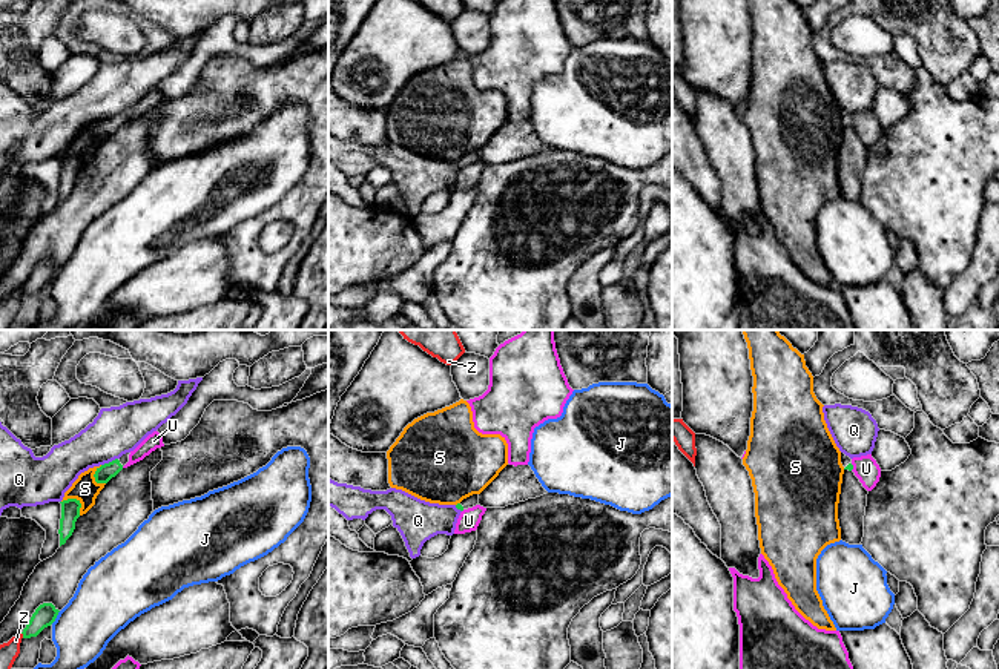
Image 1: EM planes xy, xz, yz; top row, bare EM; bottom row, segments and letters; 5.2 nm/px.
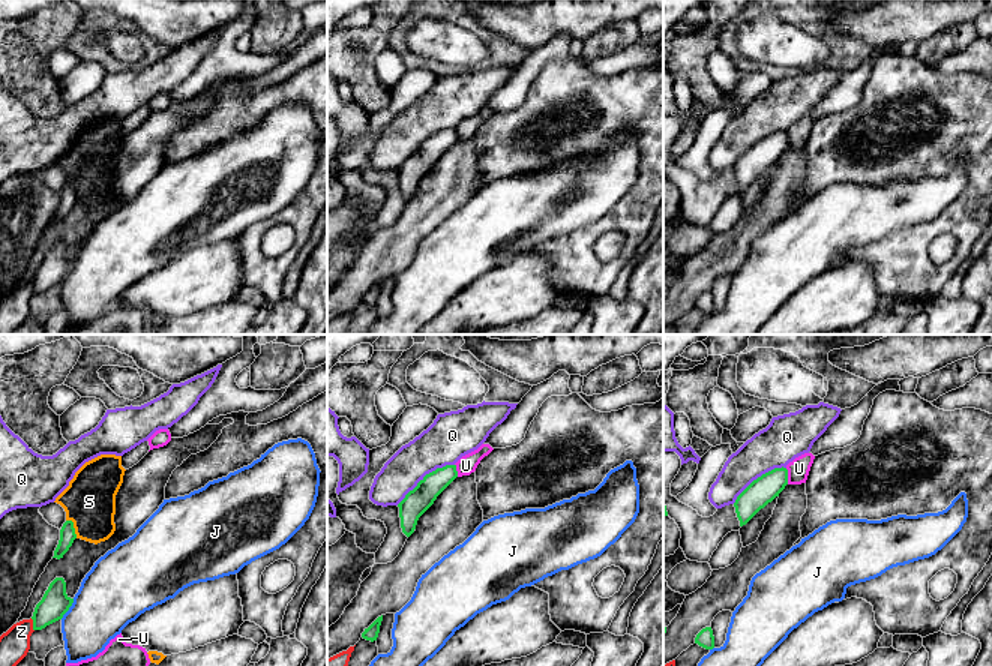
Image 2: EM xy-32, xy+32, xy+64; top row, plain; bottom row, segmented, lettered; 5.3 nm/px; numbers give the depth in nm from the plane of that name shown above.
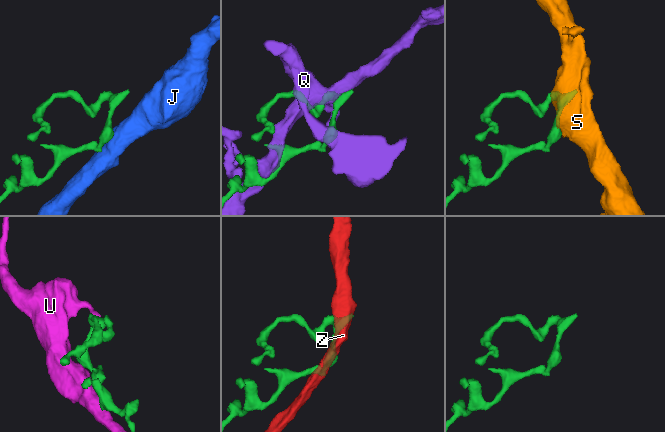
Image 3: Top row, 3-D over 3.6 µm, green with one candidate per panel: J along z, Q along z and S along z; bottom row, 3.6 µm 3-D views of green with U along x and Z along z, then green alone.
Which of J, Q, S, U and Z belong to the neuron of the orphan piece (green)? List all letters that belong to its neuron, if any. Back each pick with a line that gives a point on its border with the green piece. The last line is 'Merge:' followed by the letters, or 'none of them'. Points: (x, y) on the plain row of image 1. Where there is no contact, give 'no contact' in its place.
Merge: none of them

